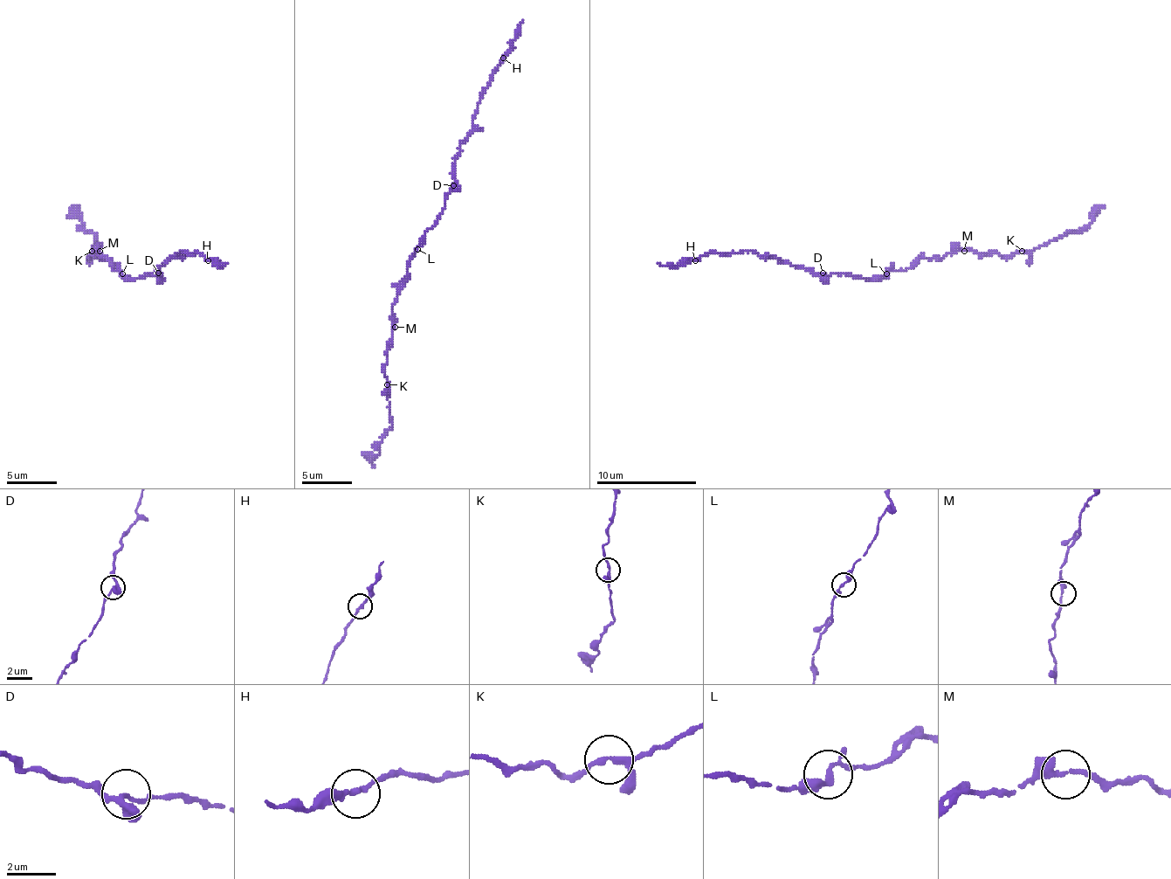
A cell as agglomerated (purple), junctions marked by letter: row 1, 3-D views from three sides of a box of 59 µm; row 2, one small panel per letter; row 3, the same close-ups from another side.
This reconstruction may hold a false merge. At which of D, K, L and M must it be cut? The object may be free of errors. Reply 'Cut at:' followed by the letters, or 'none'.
Cut at: none

